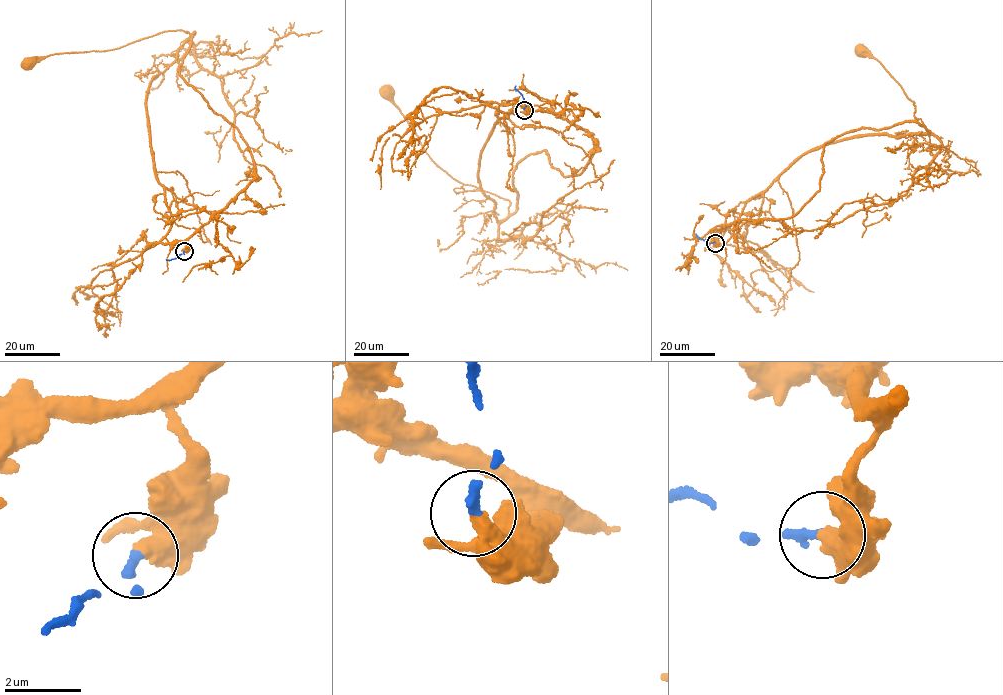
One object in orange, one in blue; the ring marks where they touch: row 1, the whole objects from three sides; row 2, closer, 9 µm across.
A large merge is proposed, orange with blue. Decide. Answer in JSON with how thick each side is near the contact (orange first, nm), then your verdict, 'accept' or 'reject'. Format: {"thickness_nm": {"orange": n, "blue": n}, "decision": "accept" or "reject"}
{"thickness_nm": {"orange": 460, "blue": 240}, "decision": "accept"}

